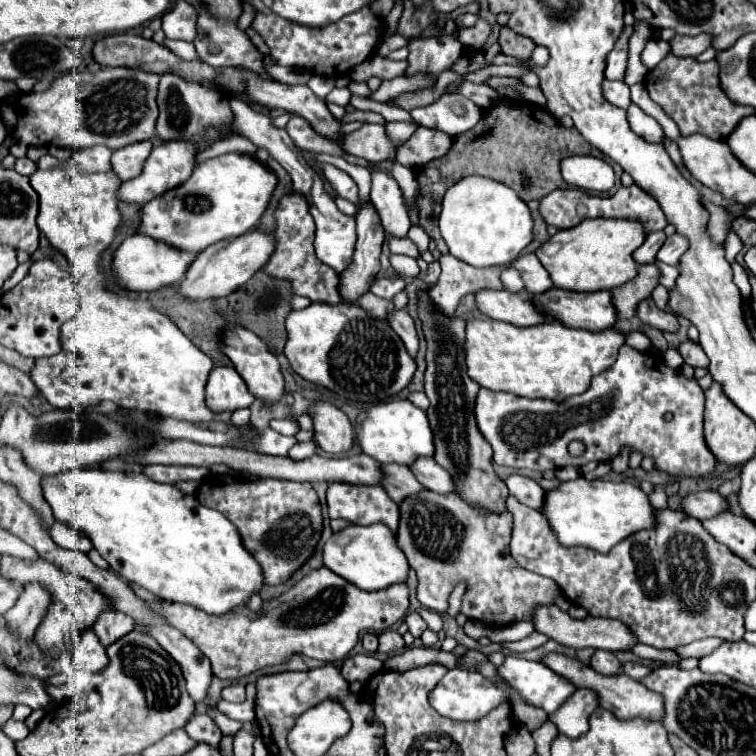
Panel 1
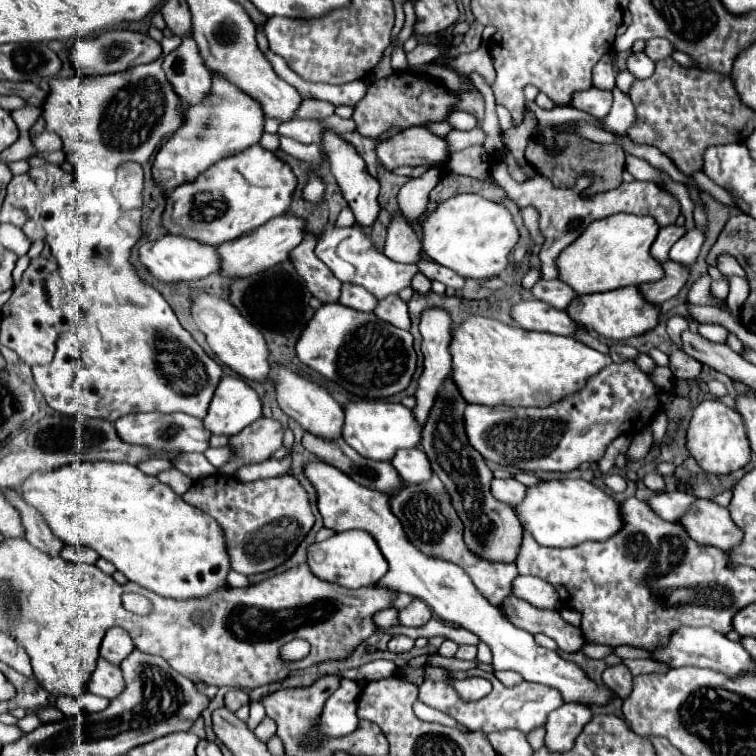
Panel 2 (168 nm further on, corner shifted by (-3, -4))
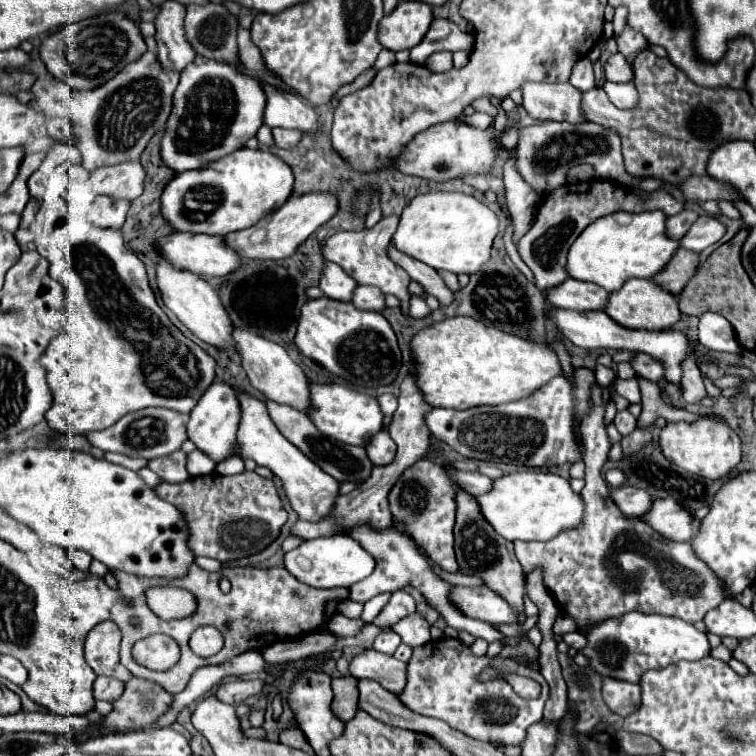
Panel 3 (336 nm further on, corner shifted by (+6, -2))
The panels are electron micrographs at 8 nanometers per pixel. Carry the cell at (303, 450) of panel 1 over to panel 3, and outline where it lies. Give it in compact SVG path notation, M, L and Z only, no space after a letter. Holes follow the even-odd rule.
M230 457L228 461L222 461L220 465L216 465L214 469L218 475L236 475L244 471L244 461L240 457Z

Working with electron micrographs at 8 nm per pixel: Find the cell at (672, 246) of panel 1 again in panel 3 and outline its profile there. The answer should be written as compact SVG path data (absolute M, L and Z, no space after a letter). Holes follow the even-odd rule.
M704 213L704 215L700 215L698 221L692 225L690 233L680 239L680 245L682 245L684 249L692 249L692 251L700 253L700 251L704 251L706 247L718 243L718 241L724 237L724 233L726 233L724 223L720 223L716 217Z

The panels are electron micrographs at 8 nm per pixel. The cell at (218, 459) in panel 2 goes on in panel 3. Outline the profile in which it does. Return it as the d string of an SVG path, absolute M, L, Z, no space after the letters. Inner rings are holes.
M196 449L196 451L192 451L192 453L188 455L186 471L188 471L192 477L210 475L210 473L214 471L214 461L208 461L208 457L204 457L204 453L200 453L200 451Z

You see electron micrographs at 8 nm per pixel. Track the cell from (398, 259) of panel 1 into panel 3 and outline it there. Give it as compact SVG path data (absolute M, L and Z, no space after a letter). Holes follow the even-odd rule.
M412 295L412 303L410 303L410 315L416 319L424 319L432 313L432 309L426 305L426 301L422 301L420 297Z

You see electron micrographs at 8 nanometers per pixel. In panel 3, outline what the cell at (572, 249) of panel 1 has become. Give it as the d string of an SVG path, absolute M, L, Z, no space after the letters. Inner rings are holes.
M618 211L588 225L588 229L584 229L584 233L574 241L568 253L570 277L596 283L612 293L618 291L630 277L652 279L680 249L680 243L666 235L666 219L668 217L662 211Z

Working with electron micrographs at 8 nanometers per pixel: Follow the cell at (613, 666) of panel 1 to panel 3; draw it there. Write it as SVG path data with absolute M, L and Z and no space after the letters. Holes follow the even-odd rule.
M604 679L602 697L606 705L612 709L612 713L618 713L620 717L628 717L640 707L640 685Z

